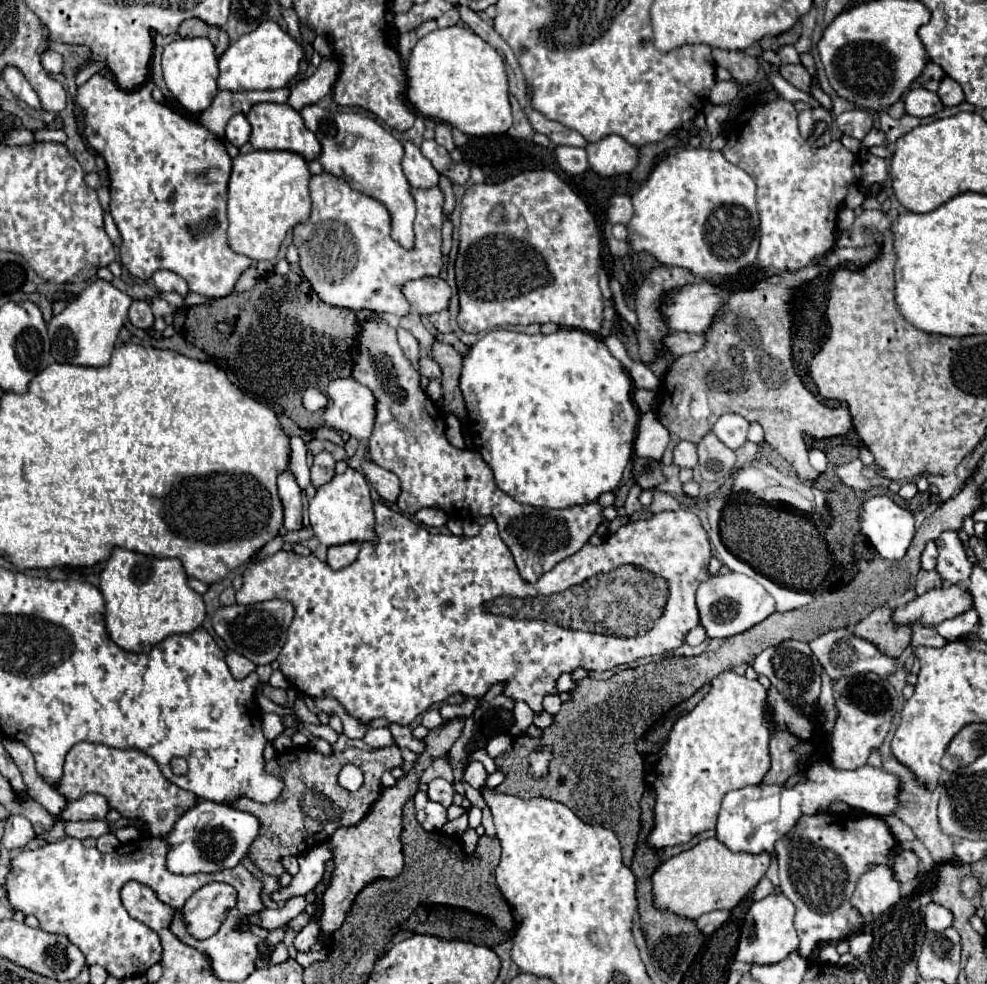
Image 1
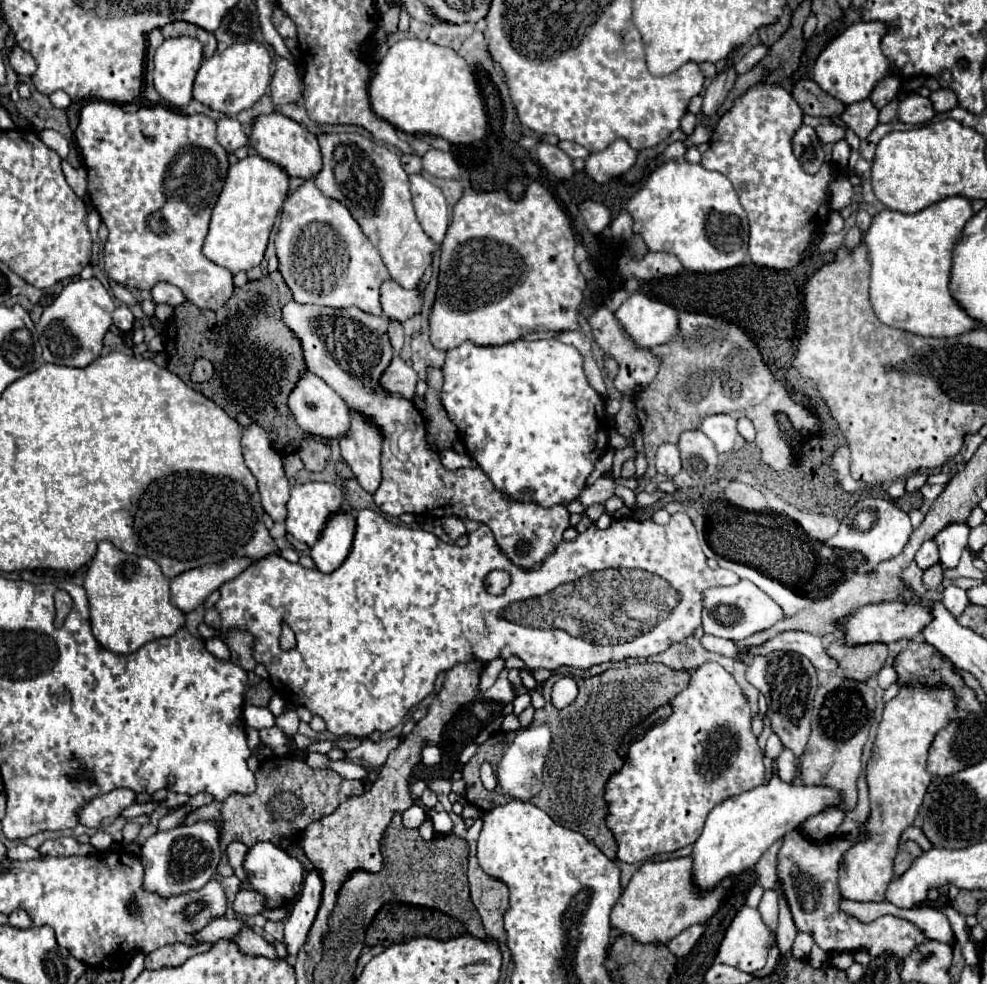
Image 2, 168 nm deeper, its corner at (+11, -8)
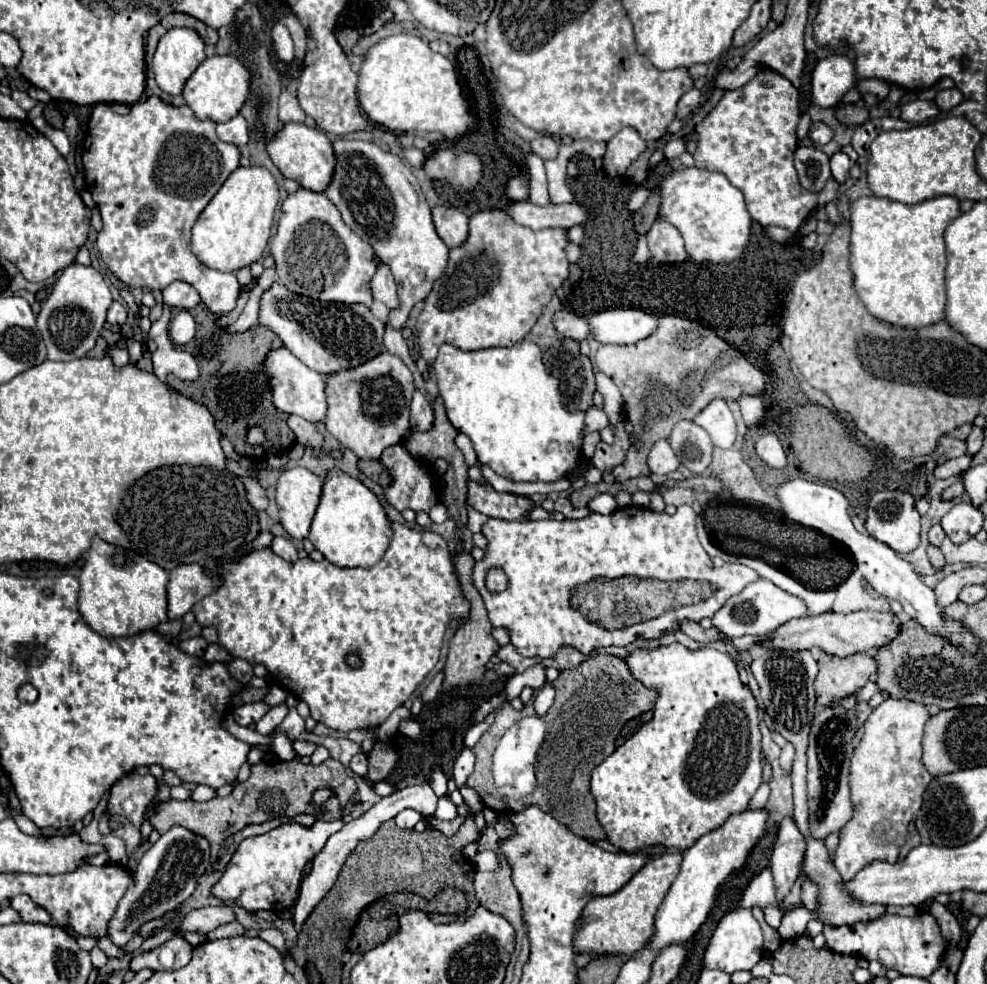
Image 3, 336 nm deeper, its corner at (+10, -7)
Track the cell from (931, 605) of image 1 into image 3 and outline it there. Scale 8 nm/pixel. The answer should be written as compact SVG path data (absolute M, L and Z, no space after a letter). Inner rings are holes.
M854 611L854 613L822 613L816 617L792 619L768 635L770 645L780 649L810 649L820 647L822 651L838 657L854 653L874 653L888 645L900 633L900 623L888 611Z

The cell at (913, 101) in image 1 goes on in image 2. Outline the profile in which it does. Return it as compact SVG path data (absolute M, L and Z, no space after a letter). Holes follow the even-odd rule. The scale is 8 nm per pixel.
M909 94L905 100L899 102L897 116L905 124L925 124L935 116L935 110L929 102L929 98L923 98L919 94Z

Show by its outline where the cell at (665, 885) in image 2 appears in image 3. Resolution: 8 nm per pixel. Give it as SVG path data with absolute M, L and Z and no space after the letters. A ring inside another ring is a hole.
M668 853L650 859L620 891L606 895L606 897L594 897L578 923L578 933L574 935L574 949L578 953L622 953L632 955L642 951L652 935L654 935L654 917L658 907L662 905L662 899L666 897L670 885L674 883L678 871L680 871L682 855L680 853Z

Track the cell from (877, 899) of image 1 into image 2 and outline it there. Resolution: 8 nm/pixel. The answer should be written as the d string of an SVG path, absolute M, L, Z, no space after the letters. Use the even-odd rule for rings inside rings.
M945 684L939 688L903 686L899 694L885 704L873 752L865 768L869 798L875 806L881 806L881 818L865 822L865 836L843 854L839 890L845 898L857 902L883 902L887 884L893 878L893 858L899 848L901 832L913 824L931 782L931 774L925 770L927 750L935 734L949 724L949 714L953 710L955 694Z

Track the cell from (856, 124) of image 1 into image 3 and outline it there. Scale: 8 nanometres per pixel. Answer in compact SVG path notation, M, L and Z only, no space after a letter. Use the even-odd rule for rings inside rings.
M812 123L810 125L810 137L816 145L826 145L832 139L832 135L834 135L832 129L824 123Z

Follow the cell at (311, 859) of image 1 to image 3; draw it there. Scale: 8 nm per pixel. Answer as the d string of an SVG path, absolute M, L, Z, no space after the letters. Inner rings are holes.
M228 905L220 907L204 907L204 909L194 909L190 911L184 921L180 923L180 929L184 931L198 931L198 933L210 933L212 929L226 925L236 919L236 913Z

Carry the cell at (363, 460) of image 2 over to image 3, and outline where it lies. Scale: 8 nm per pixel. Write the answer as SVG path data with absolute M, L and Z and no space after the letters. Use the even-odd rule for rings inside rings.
M380 353L374 357L374 361L368 361L358 369L348 369L346 373L328 377L328 415L324 421L326 429L356 457L376 461L386 447L402 441L404 433L410 429L408 415L412 393L414 379L404 361L392 353Z

